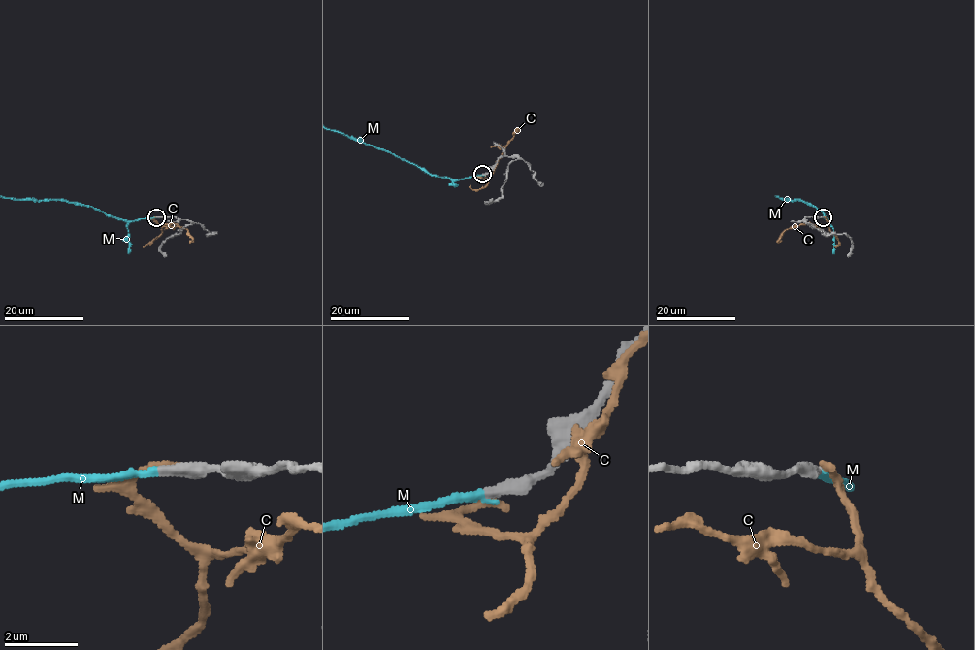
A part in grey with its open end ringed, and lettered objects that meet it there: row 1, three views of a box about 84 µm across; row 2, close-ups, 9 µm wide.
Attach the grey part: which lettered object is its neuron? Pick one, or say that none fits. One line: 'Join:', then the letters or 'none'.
Join: M

